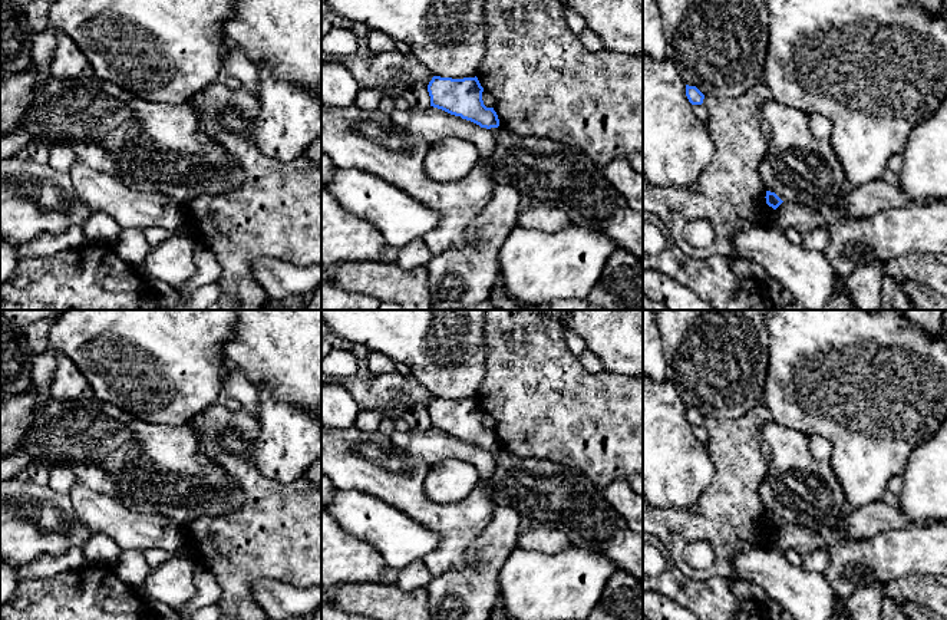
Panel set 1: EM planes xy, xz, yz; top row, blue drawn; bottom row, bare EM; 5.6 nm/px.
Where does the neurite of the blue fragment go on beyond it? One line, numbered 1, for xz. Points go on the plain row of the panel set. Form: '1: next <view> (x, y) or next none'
1: next none

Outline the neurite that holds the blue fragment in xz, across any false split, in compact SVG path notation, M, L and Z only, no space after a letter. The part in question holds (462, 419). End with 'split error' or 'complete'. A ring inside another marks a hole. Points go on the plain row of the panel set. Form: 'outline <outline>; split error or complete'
outline M433 398L428 406L430 428L451 436L471 442L481 449L498 449L499 441L494 429L486 429L482 422L484 409L478 399L440 399Z; complete

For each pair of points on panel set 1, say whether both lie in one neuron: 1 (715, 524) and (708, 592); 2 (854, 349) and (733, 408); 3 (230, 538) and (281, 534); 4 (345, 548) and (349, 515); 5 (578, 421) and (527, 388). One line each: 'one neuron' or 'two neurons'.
1: two neurons
2: two neurons
3: one neuron
4: two neurons
5: one neuron

